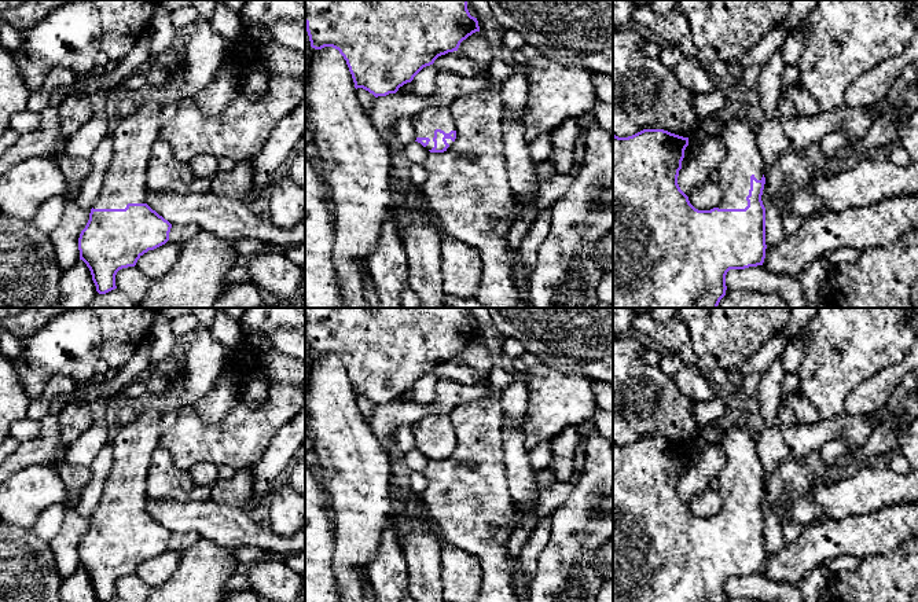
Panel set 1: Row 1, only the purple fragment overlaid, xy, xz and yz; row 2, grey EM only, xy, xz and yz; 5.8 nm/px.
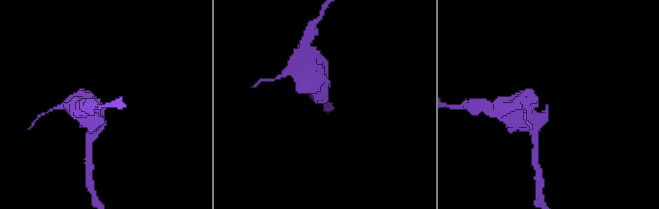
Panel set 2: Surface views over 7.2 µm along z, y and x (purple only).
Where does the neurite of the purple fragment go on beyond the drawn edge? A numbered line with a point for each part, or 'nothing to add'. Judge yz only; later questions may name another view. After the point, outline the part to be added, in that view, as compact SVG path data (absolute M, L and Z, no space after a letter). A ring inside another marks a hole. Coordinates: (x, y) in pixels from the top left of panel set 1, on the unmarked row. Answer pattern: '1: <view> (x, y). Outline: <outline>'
1: yz (742, 466). Outline: M732 427L724 433L721 448L726 454L726 465L719 476L723 504L716 515L745 517L750 484L761 488L764 482L757 437L746 427Z

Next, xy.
1: xy (125, 489). Outline: M164 396L153 400L133 423L122 426L111 440L114 462L93 517L125 517L128 511L146 511L147 474L153 452L159 447L159 422L166 415Z

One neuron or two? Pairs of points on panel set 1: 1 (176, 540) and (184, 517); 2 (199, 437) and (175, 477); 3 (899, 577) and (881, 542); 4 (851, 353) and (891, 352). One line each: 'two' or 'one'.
1: two
2: two
3: two
4: one

